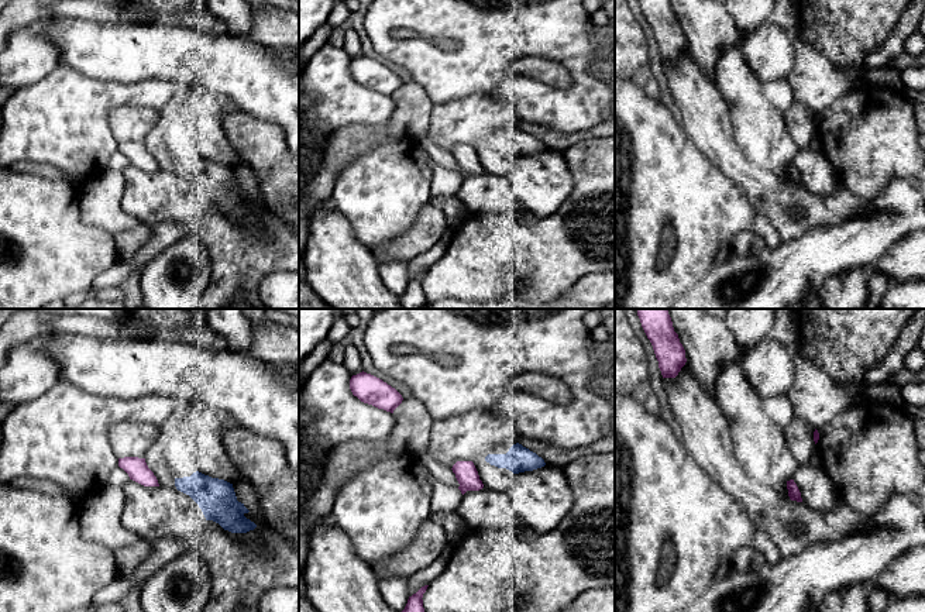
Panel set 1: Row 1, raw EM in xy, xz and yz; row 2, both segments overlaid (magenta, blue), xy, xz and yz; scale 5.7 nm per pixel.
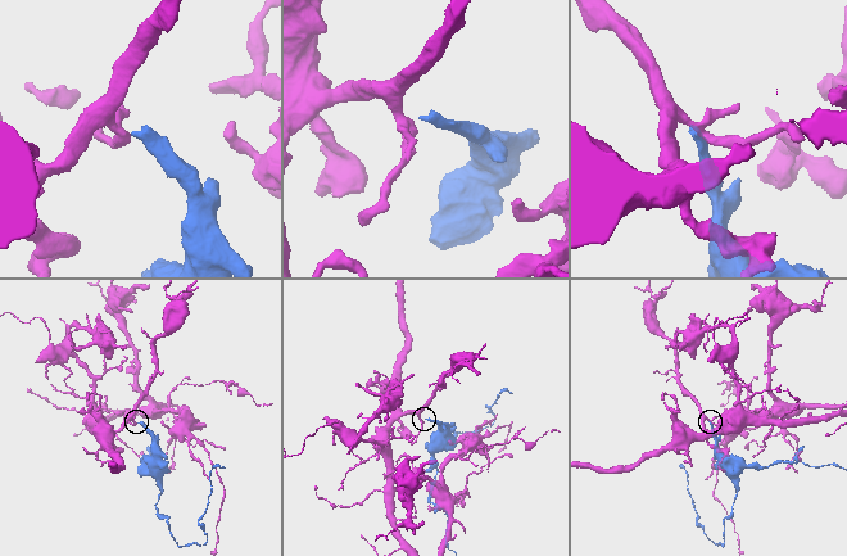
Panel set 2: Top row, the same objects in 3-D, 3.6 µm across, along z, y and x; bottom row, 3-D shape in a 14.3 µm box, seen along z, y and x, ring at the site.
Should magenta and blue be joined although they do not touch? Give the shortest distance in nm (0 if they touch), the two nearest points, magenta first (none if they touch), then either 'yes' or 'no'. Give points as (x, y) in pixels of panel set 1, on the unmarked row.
gap 70 nm; span xz (474, 150), (485, 144); no

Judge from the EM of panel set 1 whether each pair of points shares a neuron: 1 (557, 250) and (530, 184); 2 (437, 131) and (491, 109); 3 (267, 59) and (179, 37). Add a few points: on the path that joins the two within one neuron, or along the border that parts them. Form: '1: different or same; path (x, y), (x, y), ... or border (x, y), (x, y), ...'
1: different; border (568, 195), (553, 213), (536, 217)
2: same; path (450, 126), (478, 116)
3: same; path (246, 59), (200, 58)

